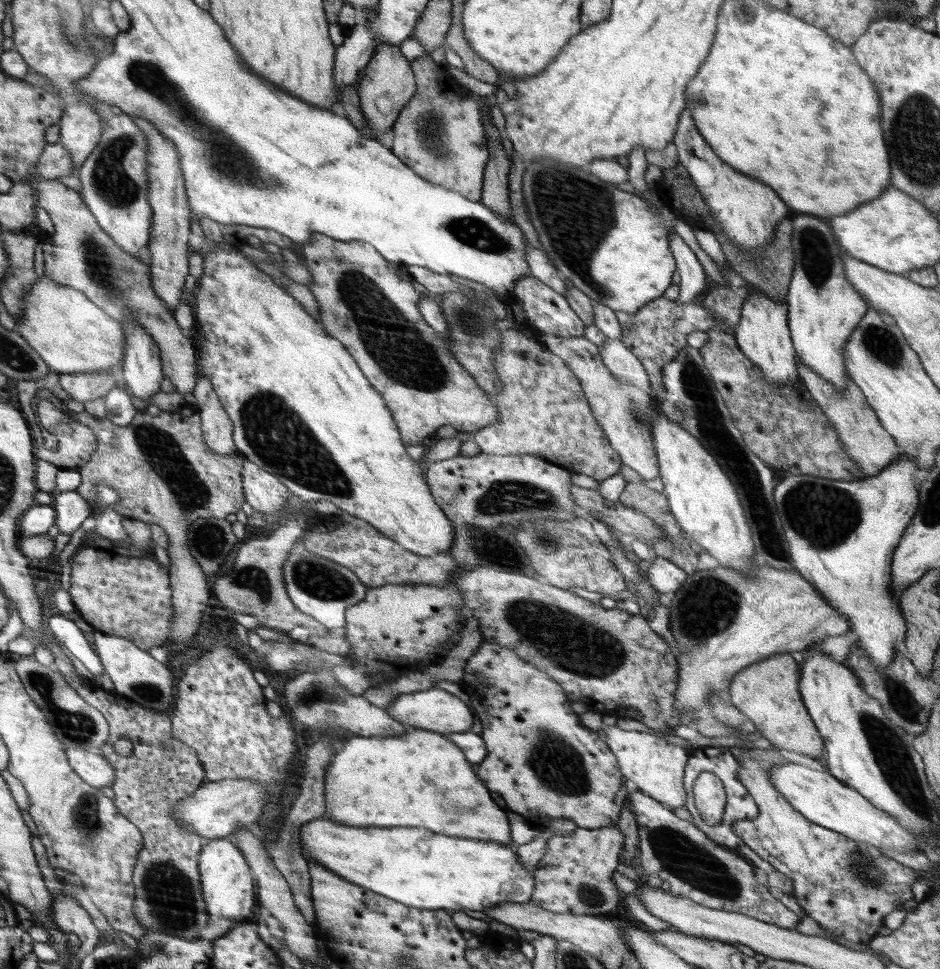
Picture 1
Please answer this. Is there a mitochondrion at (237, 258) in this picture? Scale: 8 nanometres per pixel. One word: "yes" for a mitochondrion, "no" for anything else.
no

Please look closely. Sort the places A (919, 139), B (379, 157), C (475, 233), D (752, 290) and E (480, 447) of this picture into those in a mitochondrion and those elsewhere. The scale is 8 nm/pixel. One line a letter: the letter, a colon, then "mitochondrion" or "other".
A: mitochondrion
B: other
C: mitochondrion
D: other
E: other

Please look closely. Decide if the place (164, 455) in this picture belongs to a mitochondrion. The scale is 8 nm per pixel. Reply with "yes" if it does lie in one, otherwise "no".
yes

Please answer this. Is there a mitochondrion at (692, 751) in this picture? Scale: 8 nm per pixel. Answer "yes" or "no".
no

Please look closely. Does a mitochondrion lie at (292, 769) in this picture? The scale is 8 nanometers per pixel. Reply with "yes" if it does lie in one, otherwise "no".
no

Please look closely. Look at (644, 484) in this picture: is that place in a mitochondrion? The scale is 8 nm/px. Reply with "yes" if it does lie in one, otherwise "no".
no

